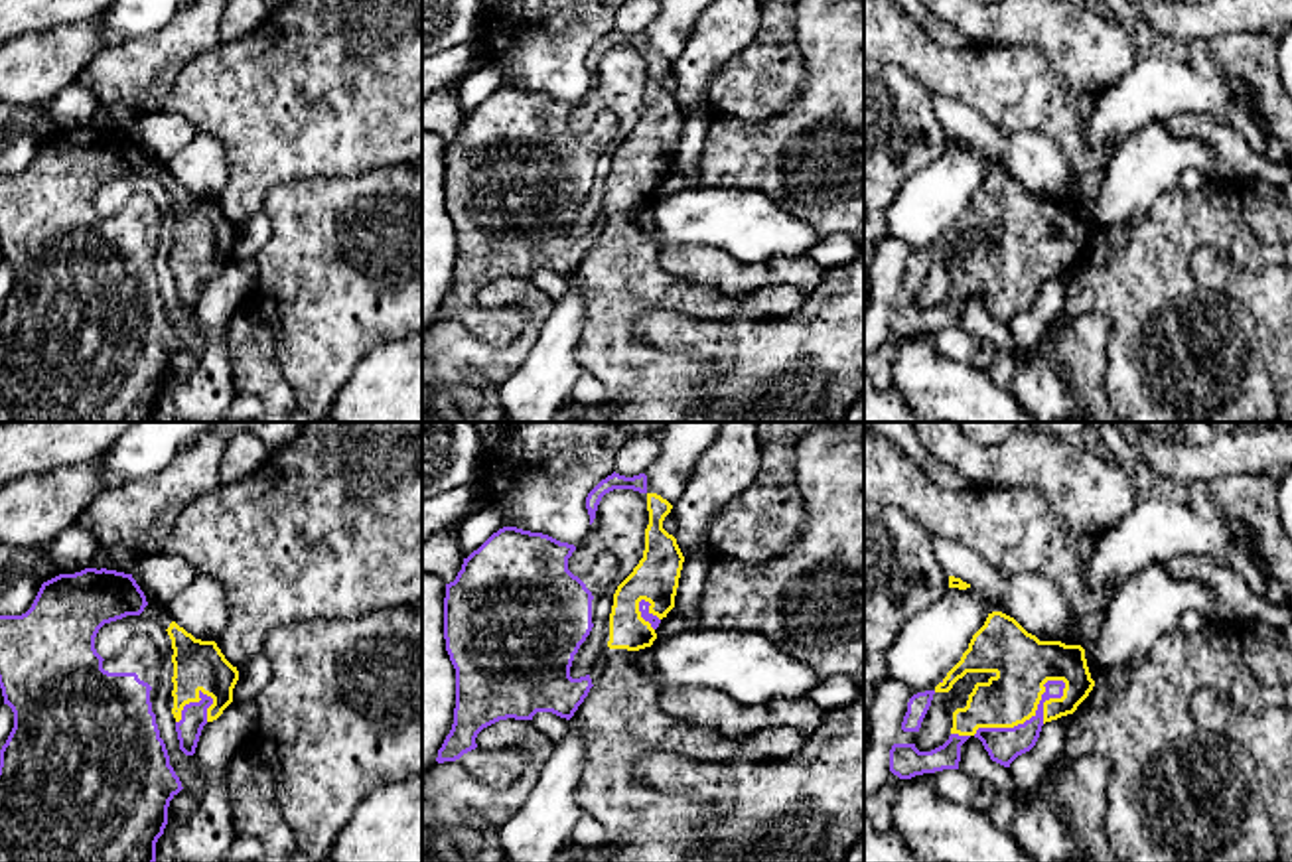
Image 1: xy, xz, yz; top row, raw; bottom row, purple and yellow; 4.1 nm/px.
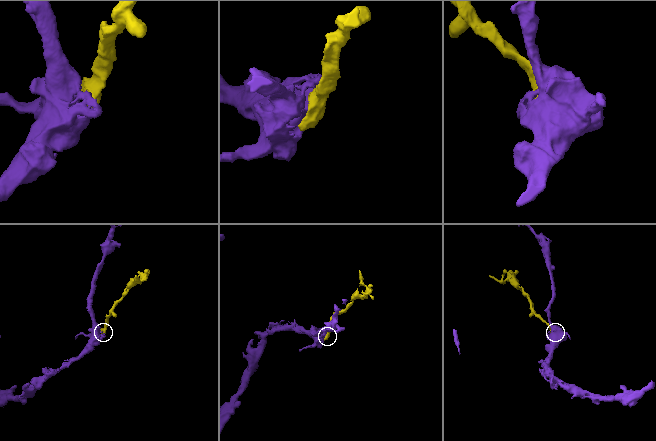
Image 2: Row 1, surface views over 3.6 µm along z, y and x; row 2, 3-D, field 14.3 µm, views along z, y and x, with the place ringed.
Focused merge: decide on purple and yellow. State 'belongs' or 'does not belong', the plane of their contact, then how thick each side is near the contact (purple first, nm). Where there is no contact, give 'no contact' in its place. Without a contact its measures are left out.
belongs | yz | 140/240 nm

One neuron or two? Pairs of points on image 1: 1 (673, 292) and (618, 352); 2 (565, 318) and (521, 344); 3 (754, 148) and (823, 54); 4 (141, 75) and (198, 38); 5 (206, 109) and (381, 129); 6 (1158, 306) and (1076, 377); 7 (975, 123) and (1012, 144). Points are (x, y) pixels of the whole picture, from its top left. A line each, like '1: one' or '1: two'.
1: one
2: two
3: one
4: one
5: one
6: two
7: one

